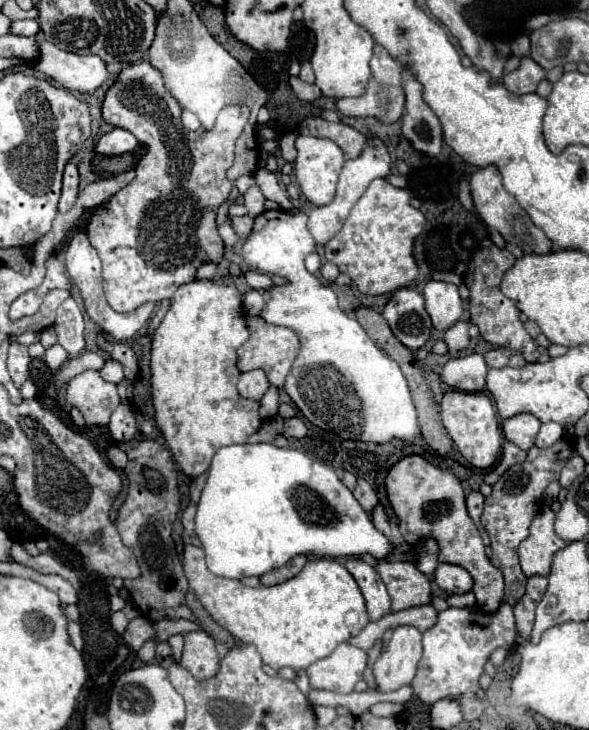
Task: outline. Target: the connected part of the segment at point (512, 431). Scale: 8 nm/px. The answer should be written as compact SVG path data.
M517 414L503 422L503 434L509 442L517 444L521 450L529 450L535 444L541 422L533 414Z

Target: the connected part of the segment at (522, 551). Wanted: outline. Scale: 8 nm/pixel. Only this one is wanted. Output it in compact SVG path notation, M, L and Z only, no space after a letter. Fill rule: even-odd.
M549 506L541 508L529 528L529 538L519 544L519 560L527 578L535 574L547 576L551 572L553 554L565 546L565 542L555 534L553 522L555 512Z

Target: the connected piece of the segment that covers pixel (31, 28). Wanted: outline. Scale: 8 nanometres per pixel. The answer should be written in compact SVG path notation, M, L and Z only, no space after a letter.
M15 20L13 24L11 24L11 32L13 34L19 34L19 36L37 36L39 34L39 24L37 24L37 20Z

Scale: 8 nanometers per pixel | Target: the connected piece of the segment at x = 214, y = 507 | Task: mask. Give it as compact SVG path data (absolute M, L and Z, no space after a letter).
M265 442L233 444L215 452L207 484L197 504L195 530L205 550L207 568L221 578L263 576L285 566L297 554L347 558L367 552L381 560L391 552L391 542L373 526L351 490L331 468L309 458L301 450L279 448Z

